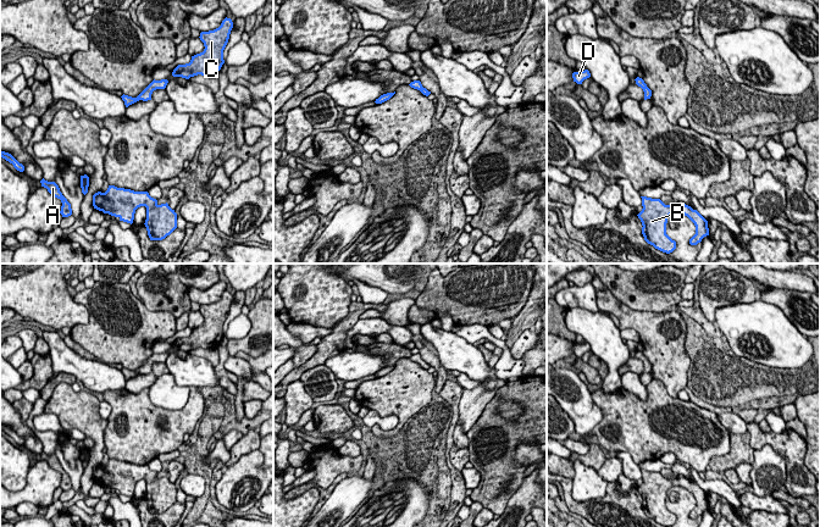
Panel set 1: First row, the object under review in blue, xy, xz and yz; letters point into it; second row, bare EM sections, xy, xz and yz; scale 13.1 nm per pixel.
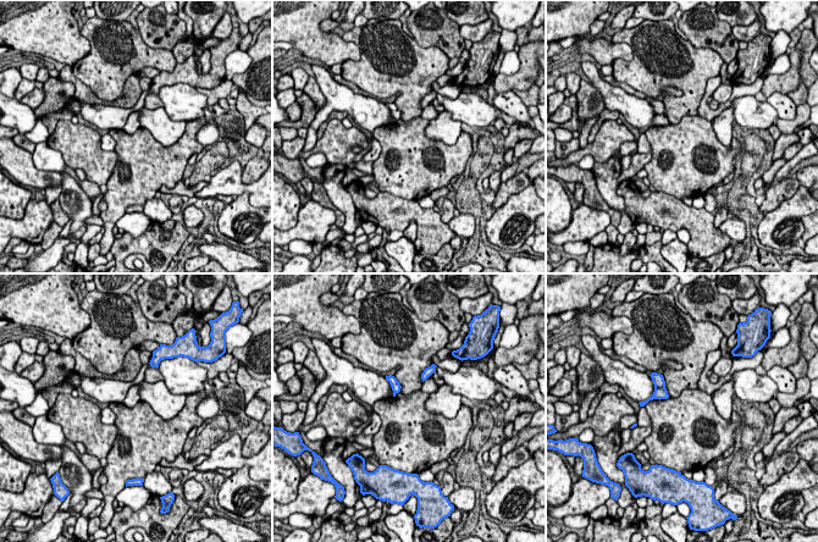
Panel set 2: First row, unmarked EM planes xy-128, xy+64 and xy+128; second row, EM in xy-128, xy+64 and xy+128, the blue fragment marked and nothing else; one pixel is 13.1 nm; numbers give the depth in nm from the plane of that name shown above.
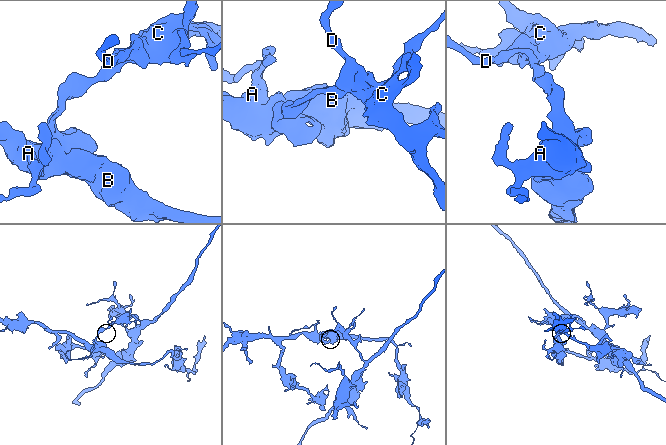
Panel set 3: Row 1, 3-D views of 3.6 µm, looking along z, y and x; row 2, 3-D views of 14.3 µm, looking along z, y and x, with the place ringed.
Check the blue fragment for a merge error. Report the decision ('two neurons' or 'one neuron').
two neurons

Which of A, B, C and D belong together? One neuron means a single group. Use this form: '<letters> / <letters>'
A B / C D

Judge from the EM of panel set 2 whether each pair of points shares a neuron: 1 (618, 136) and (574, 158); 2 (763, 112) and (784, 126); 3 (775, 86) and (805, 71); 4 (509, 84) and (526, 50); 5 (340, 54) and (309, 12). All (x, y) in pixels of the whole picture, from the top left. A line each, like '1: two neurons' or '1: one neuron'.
1: one neuron
2: two neurons
3: two neurons
4: one neuron
5: one neuron

